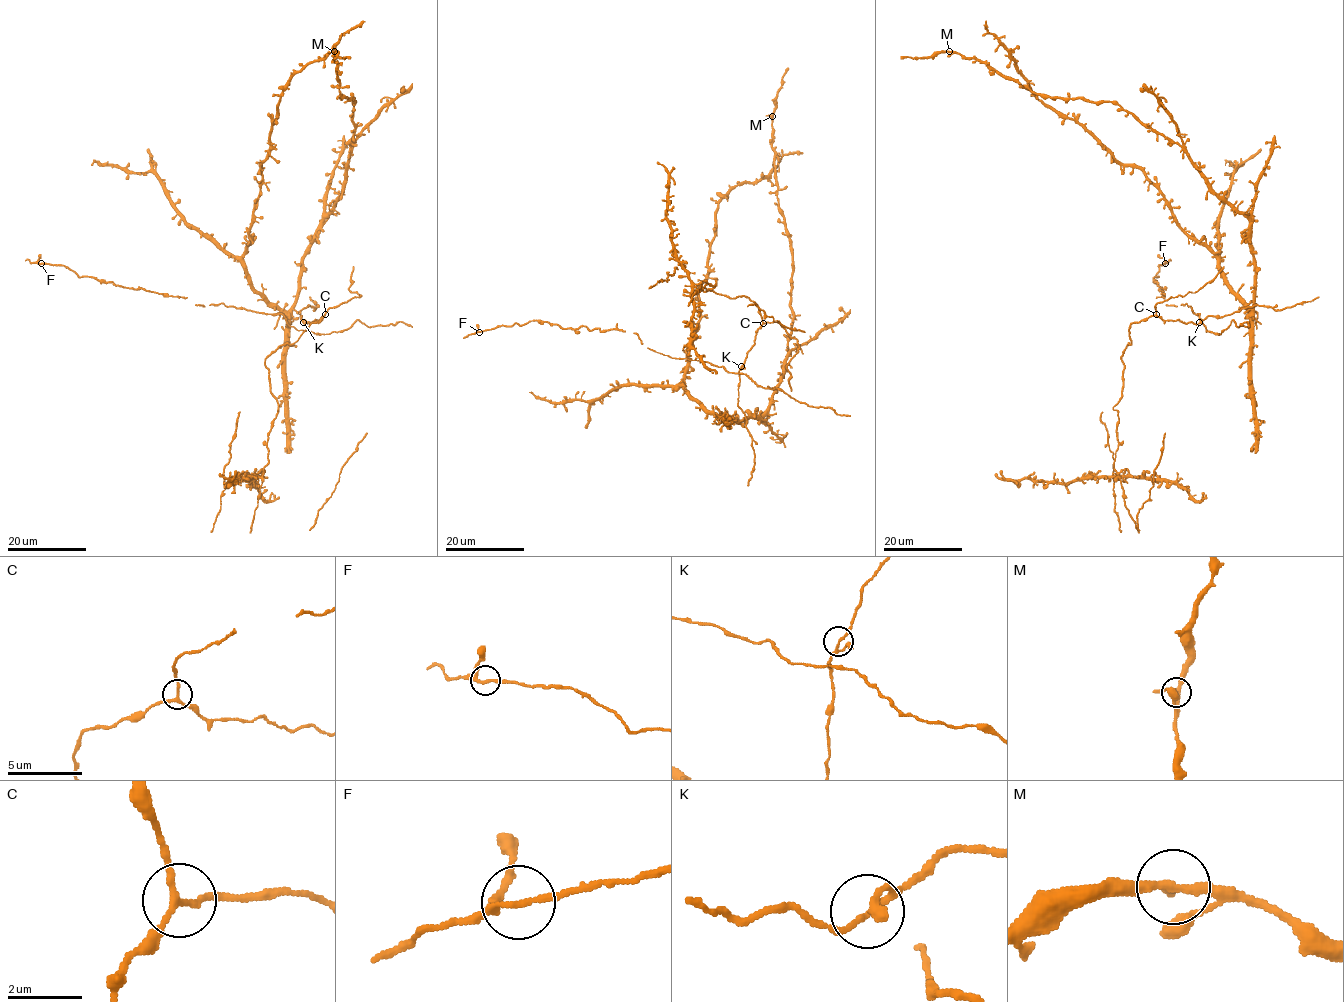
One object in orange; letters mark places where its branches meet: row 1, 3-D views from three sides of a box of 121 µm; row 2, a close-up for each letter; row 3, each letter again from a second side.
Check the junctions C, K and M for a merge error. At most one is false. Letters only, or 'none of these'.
none of these

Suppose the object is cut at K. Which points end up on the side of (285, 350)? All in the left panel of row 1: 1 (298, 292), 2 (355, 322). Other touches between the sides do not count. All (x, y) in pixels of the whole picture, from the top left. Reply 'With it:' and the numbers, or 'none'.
With it: 1

